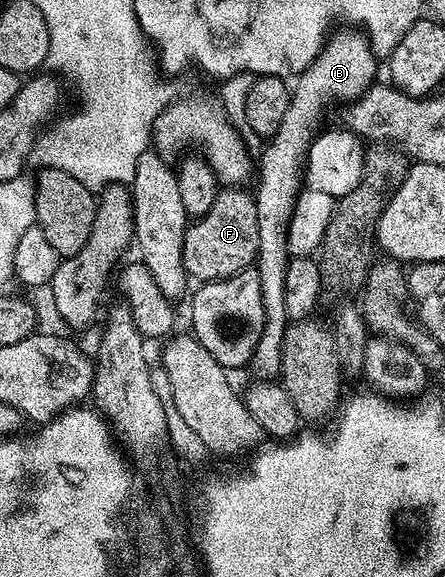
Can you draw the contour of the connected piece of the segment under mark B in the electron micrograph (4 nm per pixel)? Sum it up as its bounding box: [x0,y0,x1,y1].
[251,31,378,379]

